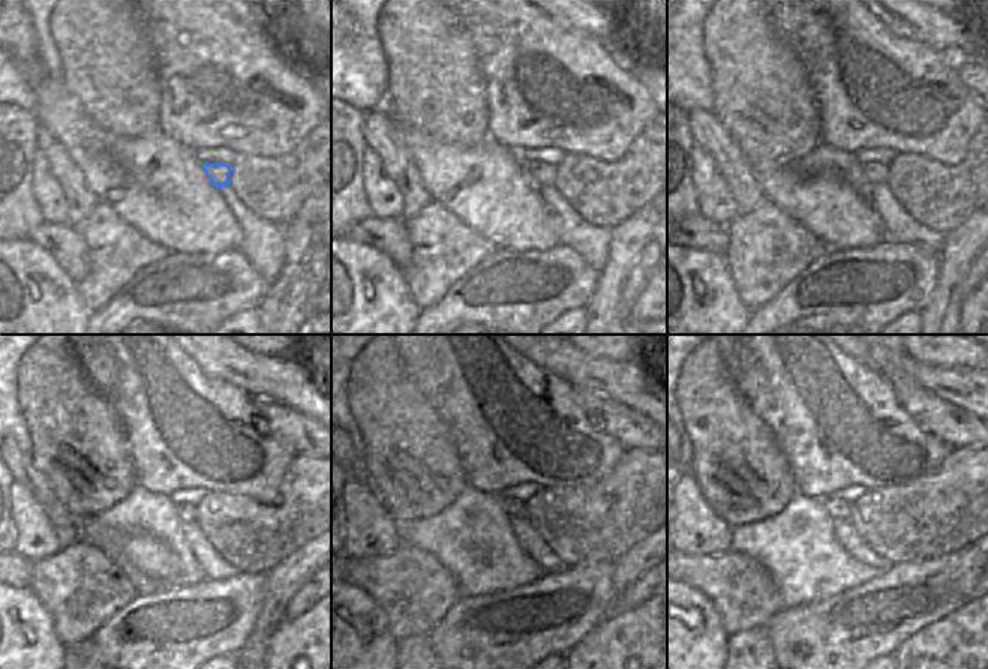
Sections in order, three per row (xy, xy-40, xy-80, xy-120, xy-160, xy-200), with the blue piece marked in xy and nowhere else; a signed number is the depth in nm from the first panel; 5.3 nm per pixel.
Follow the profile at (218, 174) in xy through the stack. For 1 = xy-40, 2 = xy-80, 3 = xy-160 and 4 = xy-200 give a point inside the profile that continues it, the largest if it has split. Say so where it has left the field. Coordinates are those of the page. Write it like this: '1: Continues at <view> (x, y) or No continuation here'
1: Continues at xy-40 (540, 173)
2: Continues at xy-80 (873, 173)
3: Continues at xy-160 (514, 509)
4: Continues at xy-200 (835, 507).

